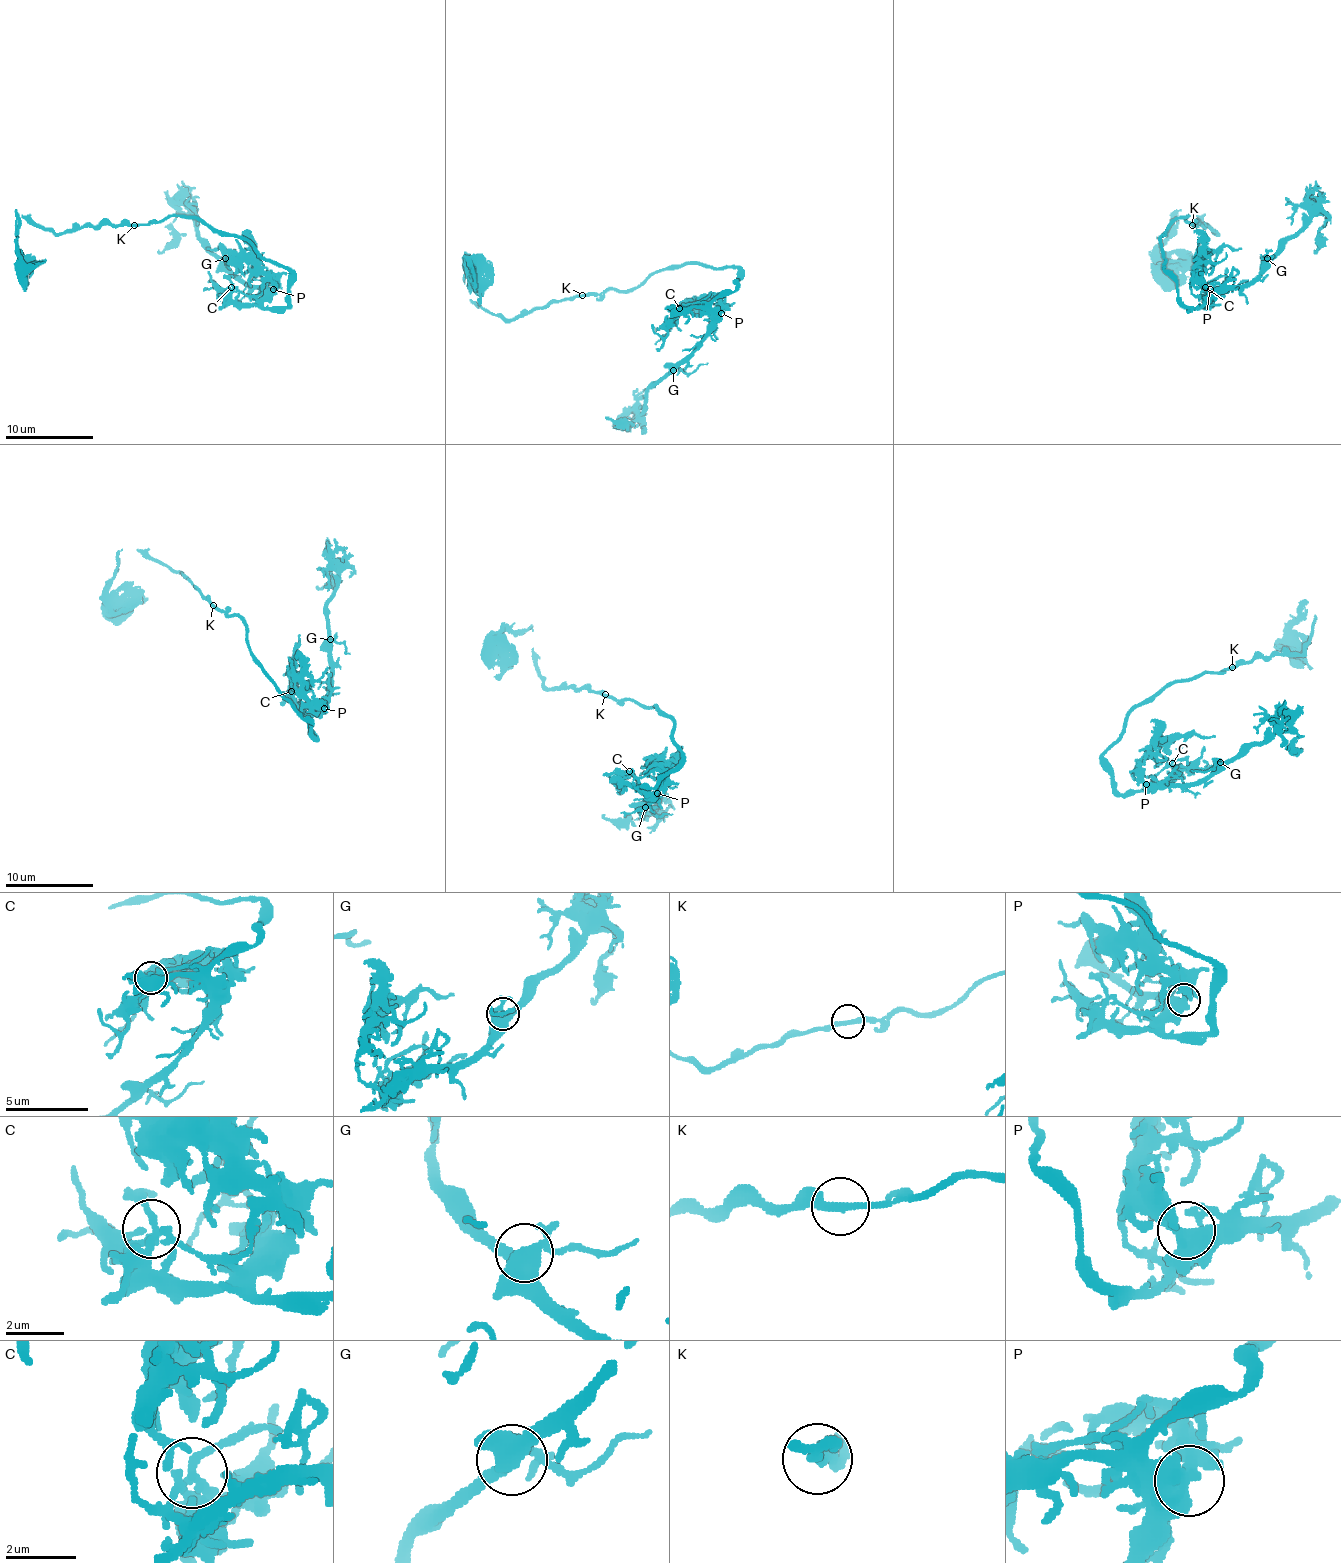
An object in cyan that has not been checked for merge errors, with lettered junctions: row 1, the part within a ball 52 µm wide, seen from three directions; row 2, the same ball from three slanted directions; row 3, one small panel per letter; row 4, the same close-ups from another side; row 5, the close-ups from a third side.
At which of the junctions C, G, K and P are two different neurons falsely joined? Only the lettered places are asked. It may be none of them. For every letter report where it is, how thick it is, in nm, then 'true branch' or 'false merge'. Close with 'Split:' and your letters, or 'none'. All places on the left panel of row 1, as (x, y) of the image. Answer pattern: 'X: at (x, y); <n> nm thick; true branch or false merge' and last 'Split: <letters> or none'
C: at (231, 287); 240 nm thick; true branch
G: at (225, 258); 480 nm thick; true branch
K: at (134, 225); 280 nm thick; true branch
P: at (273, 289); 550 nm thick; true branch
Split: none

